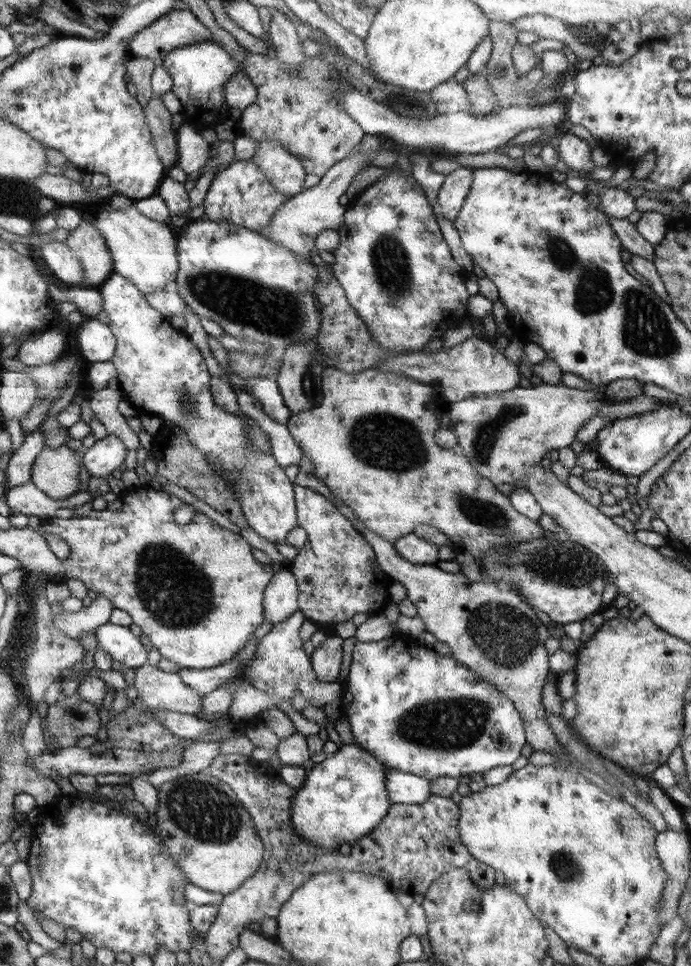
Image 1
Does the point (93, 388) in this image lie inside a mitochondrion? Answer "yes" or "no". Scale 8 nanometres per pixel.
no

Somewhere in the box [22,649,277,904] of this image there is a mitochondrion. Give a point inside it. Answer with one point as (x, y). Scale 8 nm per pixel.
(205, 812)

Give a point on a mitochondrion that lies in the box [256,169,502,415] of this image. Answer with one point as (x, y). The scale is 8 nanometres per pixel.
(388, 258)

